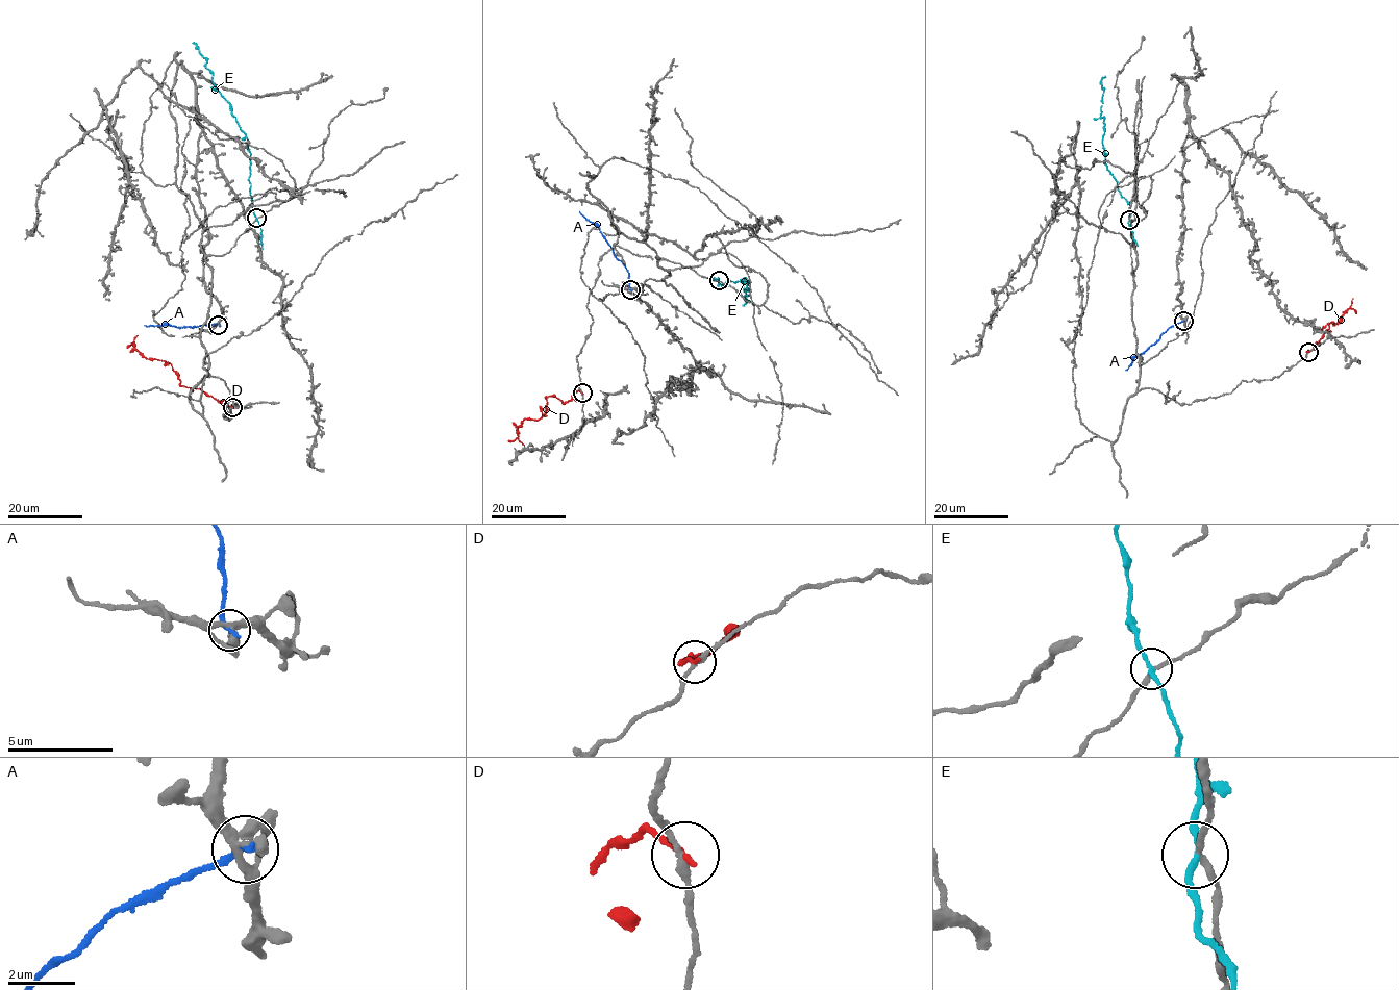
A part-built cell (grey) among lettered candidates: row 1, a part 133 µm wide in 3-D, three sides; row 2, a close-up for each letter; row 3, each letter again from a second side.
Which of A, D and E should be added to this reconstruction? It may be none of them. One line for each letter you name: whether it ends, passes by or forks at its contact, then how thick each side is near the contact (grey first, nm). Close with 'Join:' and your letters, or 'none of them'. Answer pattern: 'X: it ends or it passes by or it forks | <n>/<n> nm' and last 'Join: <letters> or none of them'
Join: none of them

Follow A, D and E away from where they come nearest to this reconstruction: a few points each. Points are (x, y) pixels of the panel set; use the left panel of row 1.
A: (218, 324), (144, 325)
D: (232, 408), (200, 389), (182, 386), (170, 363), (145, 357), (134, 348), (133, 337), (138, 335)
E: (256, 218), (247, 137), (230, 103), (216, 89), (206, 59), (193, 43)

